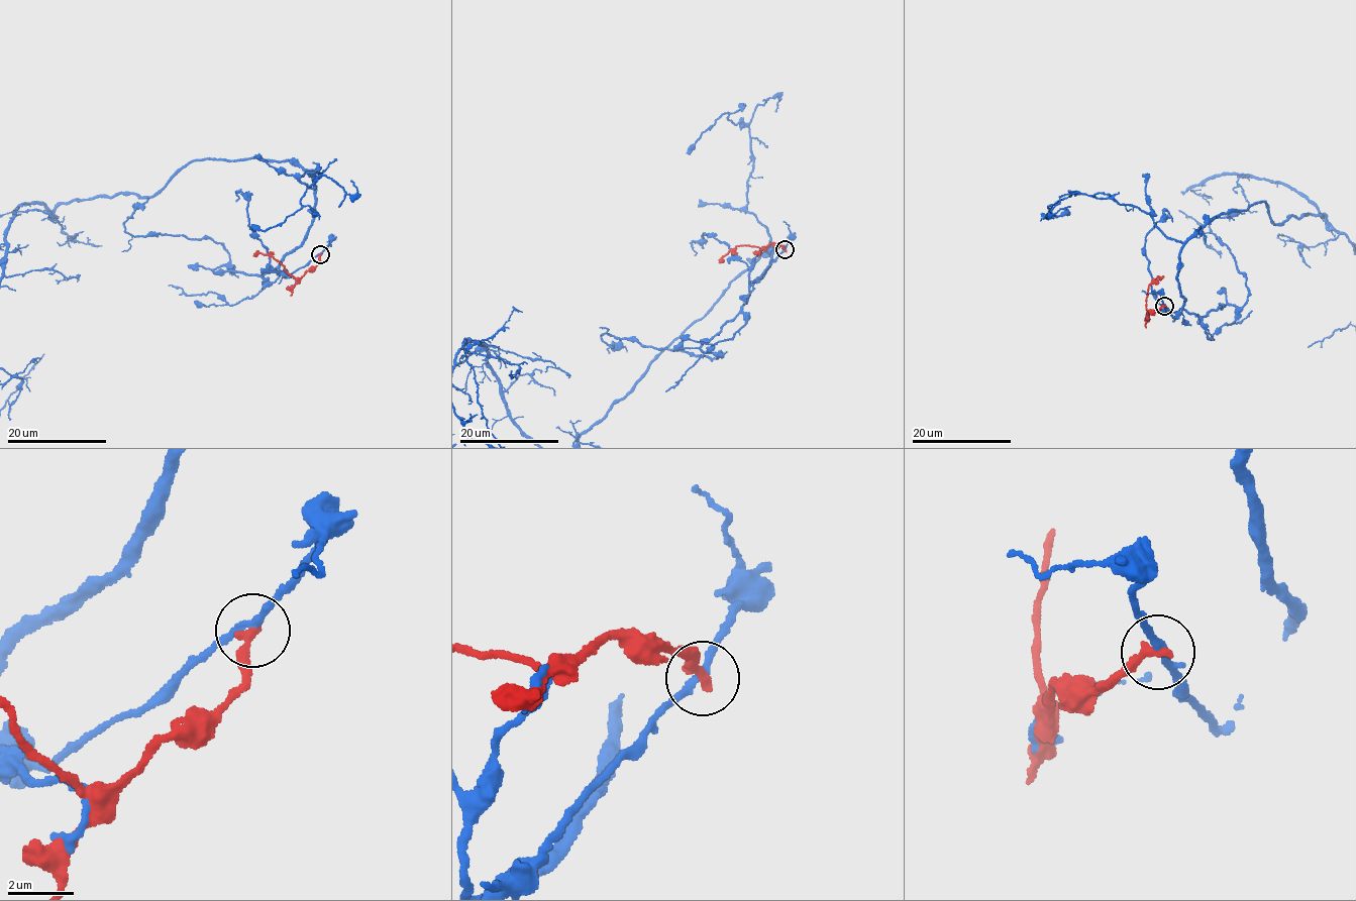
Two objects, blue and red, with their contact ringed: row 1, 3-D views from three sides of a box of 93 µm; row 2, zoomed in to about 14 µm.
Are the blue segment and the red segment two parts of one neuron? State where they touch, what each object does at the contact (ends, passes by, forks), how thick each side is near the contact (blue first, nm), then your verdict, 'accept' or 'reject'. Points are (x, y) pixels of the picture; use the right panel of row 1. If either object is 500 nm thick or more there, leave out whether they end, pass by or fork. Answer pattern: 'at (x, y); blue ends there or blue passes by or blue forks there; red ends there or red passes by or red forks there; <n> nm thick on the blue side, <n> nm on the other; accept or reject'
at (1164, 306); blue passes by; red ends there; 200 nm thick on the blue side, 320 nm on the other; reject

